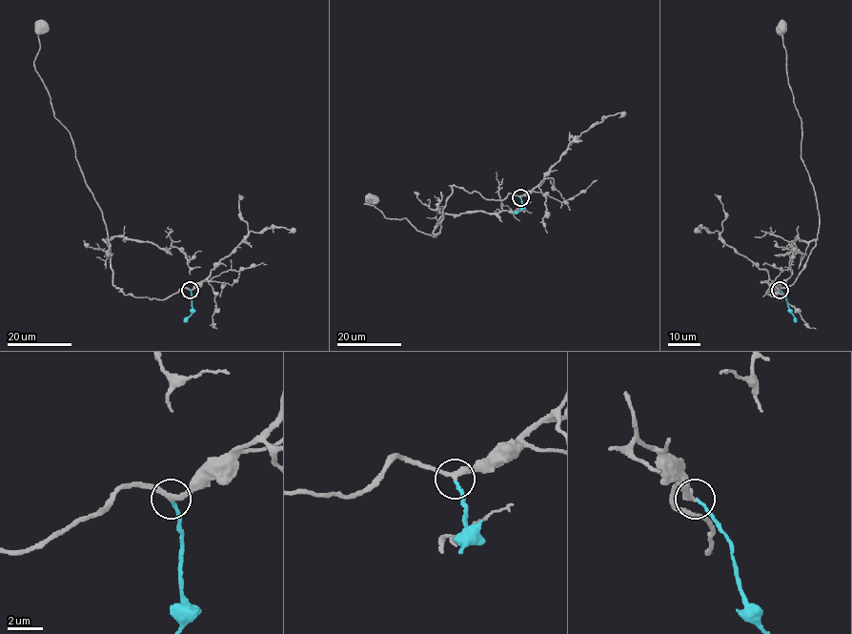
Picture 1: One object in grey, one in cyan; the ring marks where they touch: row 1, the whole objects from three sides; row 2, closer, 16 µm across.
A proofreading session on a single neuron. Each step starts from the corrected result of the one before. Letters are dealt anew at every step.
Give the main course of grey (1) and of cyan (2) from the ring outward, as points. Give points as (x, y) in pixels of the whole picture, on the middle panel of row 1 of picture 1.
1: (519, 197), (487, 199), (455, 185), (436, 236), (405, 218), (387, 218), (364, 203), (371, 197)
2: (519, 197), (522, 208), (514, 213)

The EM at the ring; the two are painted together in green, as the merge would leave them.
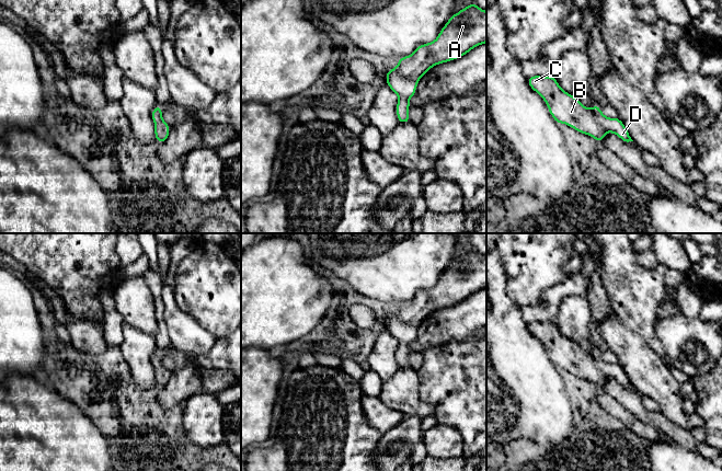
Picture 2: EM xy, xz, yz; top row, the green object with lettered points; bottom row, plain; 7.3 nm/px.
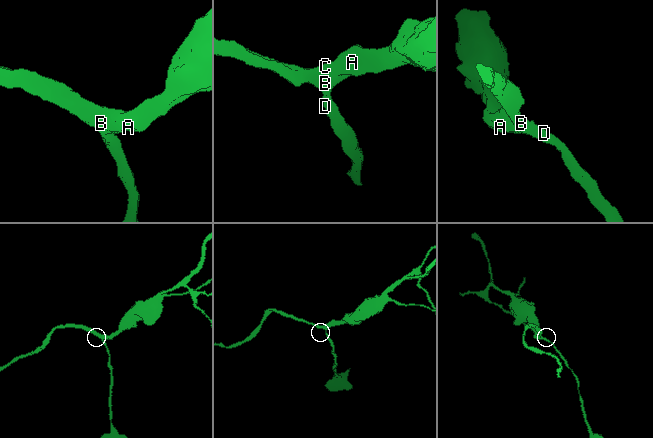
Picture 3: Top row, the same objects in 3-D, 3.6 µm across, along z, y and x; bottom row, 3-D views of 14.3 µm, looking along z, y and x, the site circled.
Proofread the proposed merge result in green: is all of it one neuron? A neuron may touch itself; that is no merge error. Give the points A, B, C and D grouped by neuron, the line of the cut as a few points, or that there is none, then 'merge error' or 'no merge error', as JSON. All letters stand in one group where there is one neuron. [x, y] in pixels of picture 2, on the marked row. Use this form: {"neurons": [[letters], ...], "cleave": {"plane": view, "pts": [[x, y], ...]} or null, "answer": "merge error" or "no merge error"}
{"neurons": [["A", "B", "C", "D"]], "cleave": null, "answer": "no merge error"}

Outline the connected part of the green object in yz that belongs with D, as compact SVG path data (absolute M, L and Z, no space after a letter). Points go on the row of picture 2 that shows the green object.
M536 74L528 78L528 84L543 99L558 124L569 125L599 143L607 133L614 133L623 141L633 141L619 117L605 116L597 104L592 110L584 106L577 97L561 89L555 78Z

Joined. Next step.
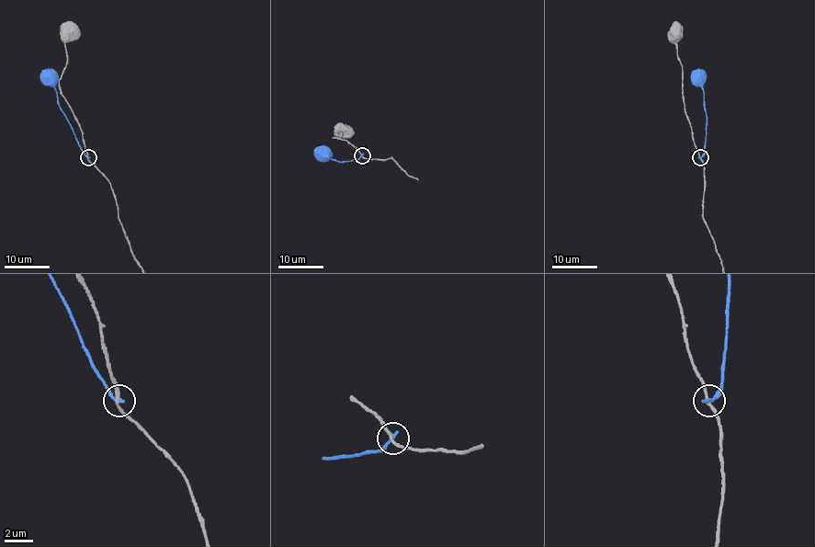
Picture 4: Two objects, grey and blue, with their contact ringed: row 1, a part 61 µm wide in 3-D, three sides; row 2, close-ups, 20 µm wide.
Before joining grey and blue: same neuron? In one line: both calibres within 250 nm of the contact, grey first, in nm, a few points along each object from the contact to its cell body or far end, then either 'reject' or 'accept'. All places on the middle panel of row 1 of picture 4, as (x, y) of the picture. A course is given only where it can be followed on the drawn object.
calibres 200 and 280 nm; course grey (361, 155), (345, 140), (333, 137), (341, 135), (339, 131), (342, 128); course blue (361, 155), (350, 161), (336, 161), (323, 154); reject

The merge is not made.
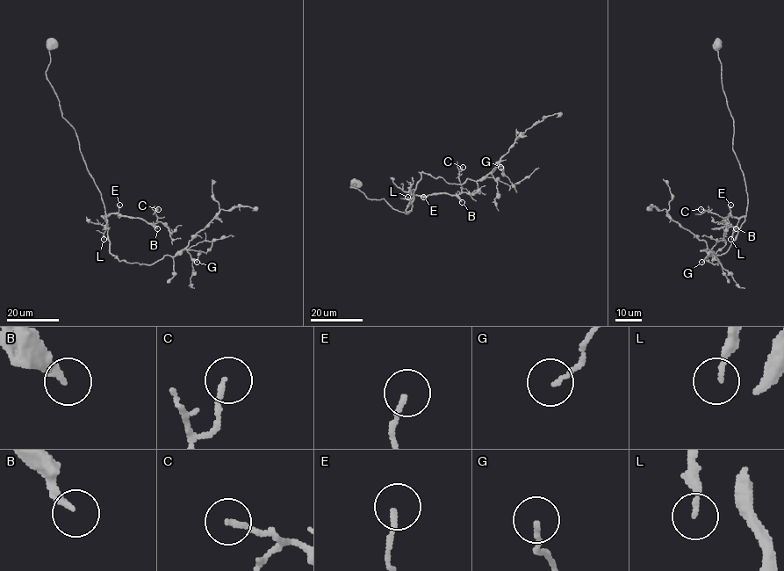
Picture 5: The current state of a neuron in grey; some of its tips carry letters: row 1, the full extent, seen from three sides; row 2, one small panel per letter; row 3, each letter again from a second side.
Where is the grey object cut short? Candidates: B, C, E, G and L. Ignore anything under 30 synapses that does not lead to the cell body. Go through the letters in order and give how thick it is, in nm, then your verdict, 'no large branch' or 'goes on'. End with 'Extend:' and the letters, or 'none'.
B: 200 nm | goes on
C: 160 nm | no large branch
E: 150 nm | no large branch
G: 120 nm | no large branch
L: 160 nm | no large branch
Extend: B

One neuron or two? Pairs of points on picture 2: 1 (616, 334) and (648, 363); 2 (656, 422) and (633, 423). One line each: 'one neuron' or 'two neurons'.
1: one neuron
2: two neurons

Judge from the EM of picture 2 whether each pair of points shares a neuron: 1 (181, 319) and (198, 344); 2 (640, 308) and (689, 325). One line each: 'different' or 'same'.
1: same
2: different

